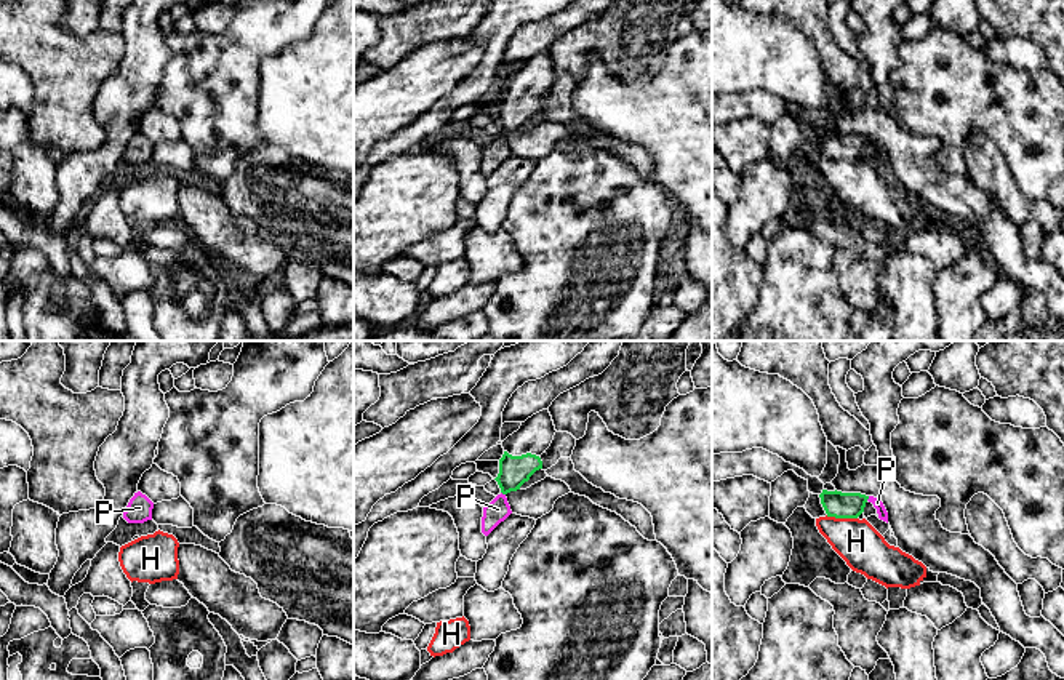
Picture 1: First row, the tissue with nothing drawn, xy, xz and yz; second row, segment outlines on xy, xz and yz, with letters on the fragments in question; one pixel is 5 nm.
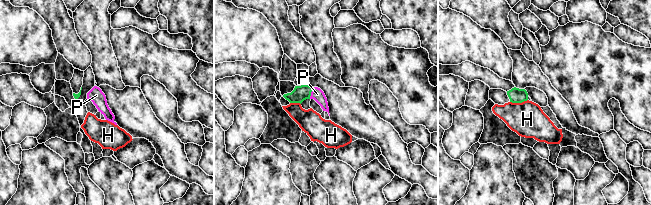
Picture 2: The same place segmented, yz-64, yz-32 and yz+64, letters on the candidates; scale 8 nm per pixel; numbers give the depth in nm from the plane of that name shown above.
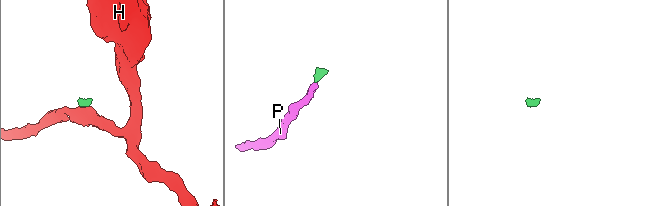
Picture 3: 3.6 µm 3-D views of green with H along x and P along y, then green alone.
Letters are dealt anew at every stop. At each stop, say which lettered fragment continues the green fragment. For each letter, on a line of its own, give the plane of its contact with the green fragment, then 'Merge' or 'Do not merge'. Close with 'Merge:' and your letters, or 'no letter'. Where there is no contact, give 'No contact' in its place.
H: Touches green in yz. Do not merge
P: Touches green in xz. Merge
Merge: P

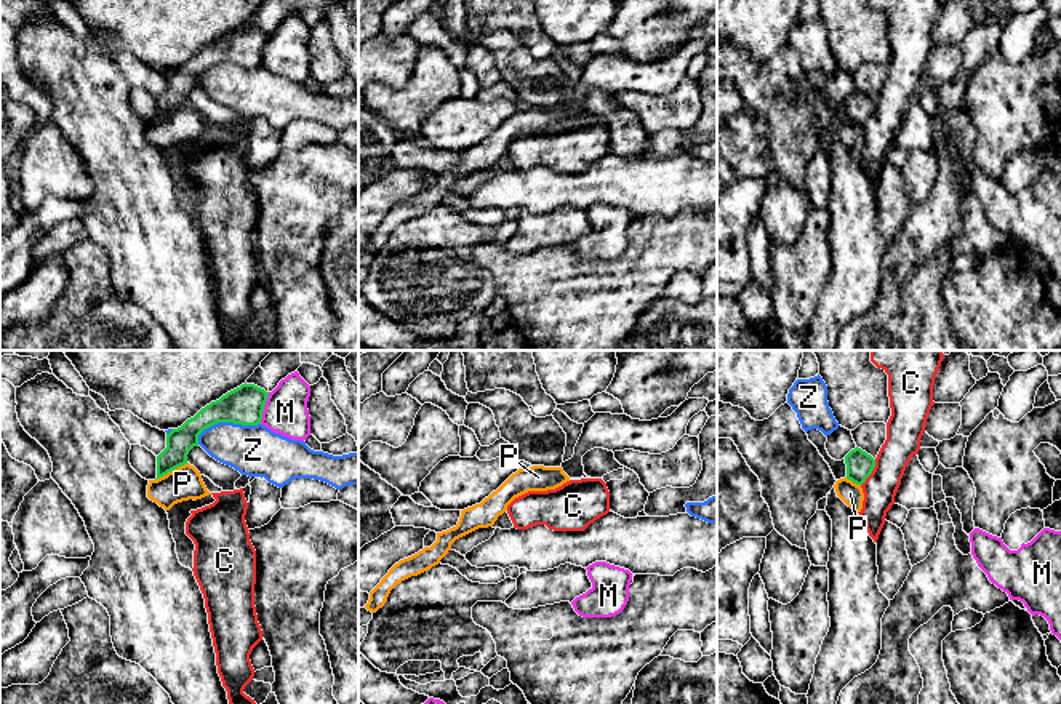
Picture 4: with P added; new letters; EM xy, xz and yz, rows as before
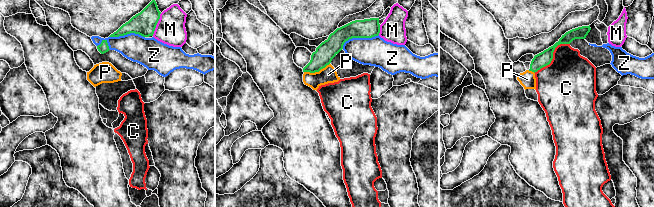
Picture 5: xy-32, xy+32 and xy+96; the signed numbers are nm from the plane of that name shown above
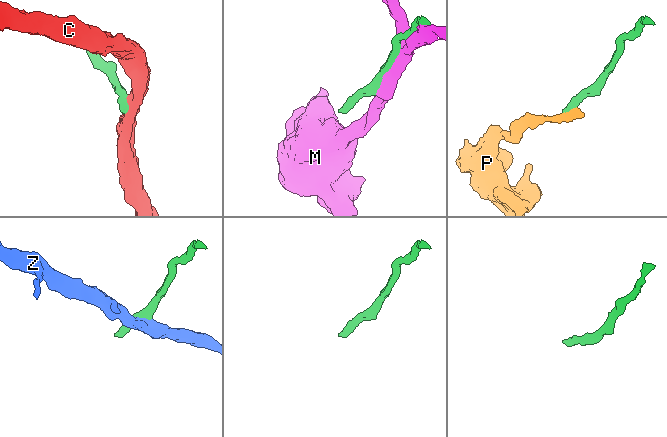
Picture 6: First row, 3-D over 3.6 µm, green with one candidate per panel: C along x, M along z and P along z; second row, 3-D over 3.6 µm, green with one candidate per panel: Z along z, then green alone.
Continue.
C: Touches green in yz. Do not merge
M: Touches green in xy. Do not merge
P: Touches green in xy. Do not merge
Z: Touches green in xy. Do not merge
Merge: no letter

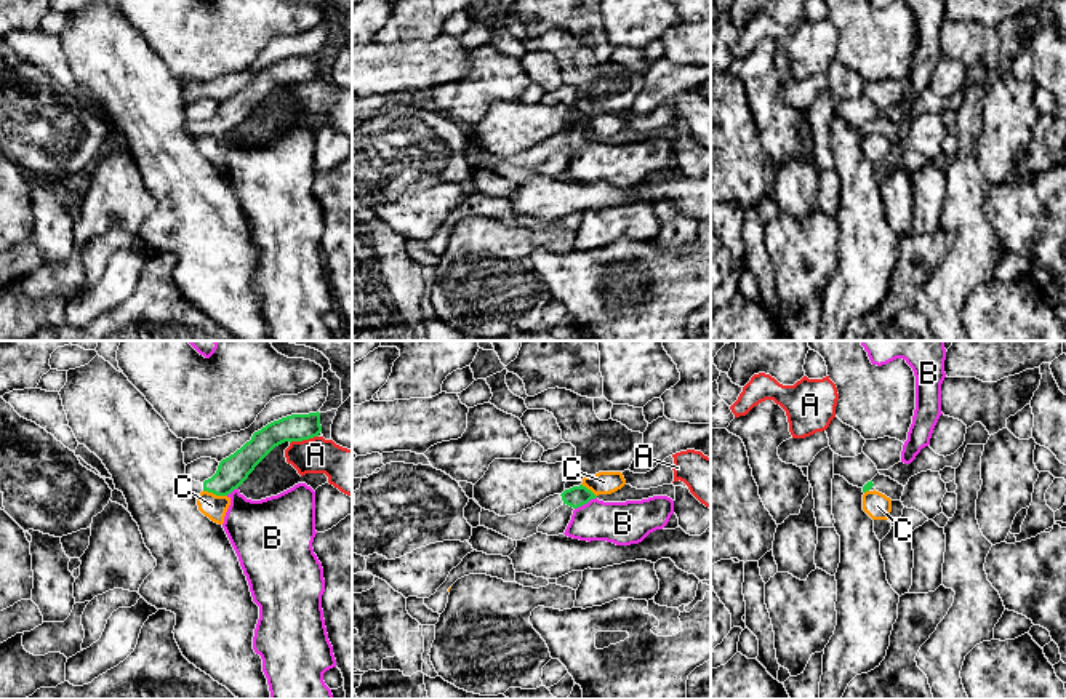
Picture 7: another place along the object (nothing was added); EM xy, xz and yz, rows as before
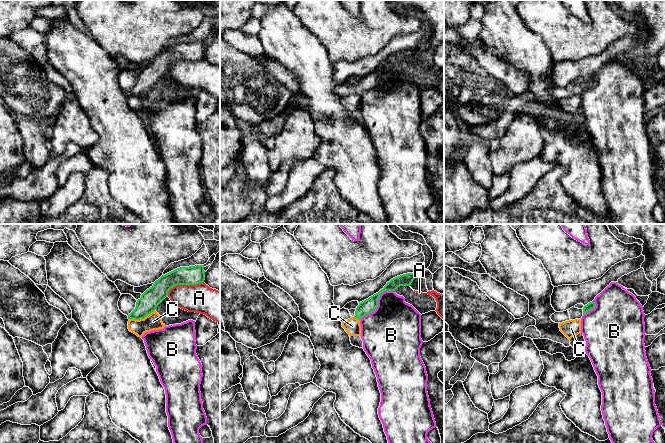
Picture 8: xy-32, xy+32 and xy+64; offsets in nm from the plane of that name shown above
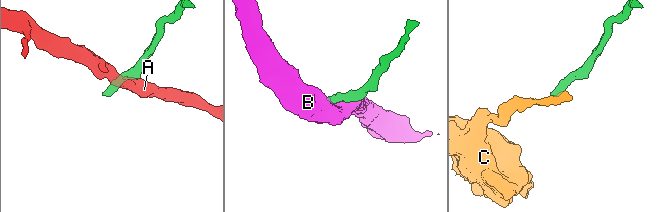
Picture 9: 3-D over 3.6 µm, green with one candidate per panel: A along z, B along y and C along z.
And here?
A: Touches green in xy. Do not merge
B: Touches green in xz. Do not merge
C: Touches green in xy. Do not merge
Merge: no letter

